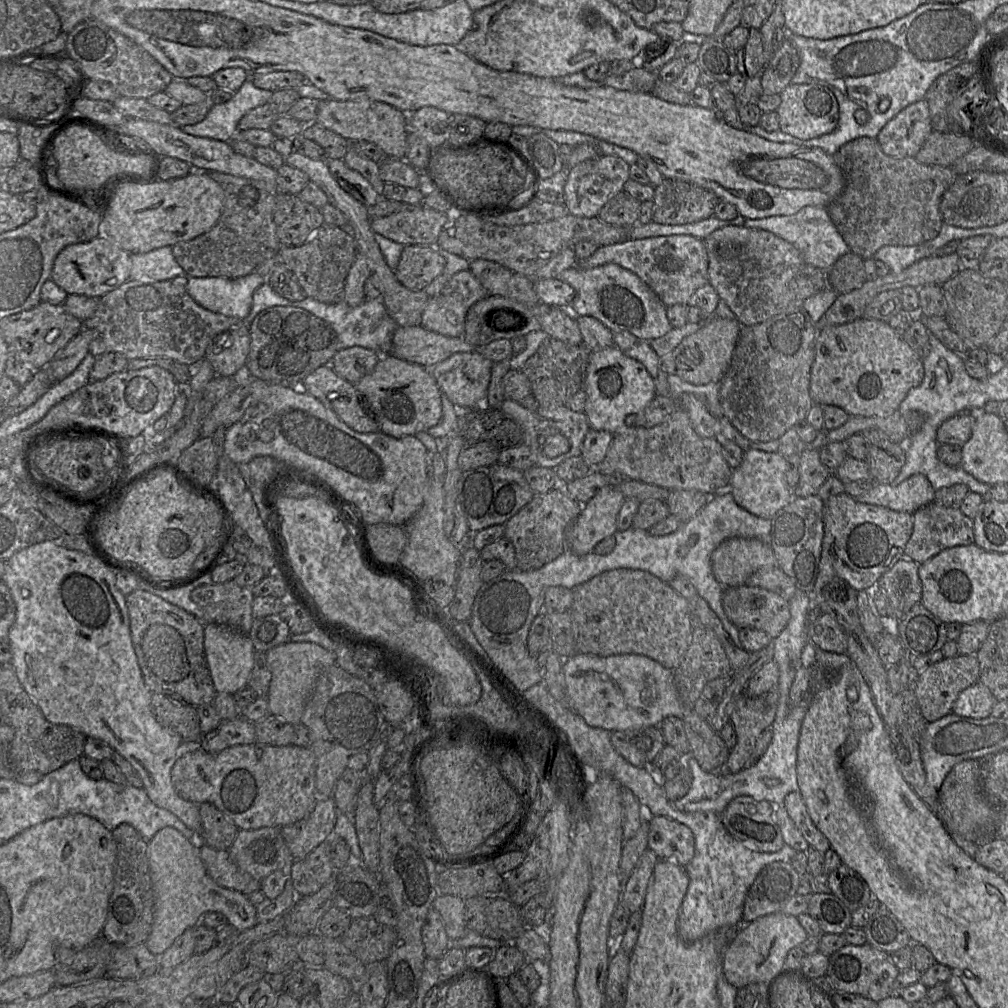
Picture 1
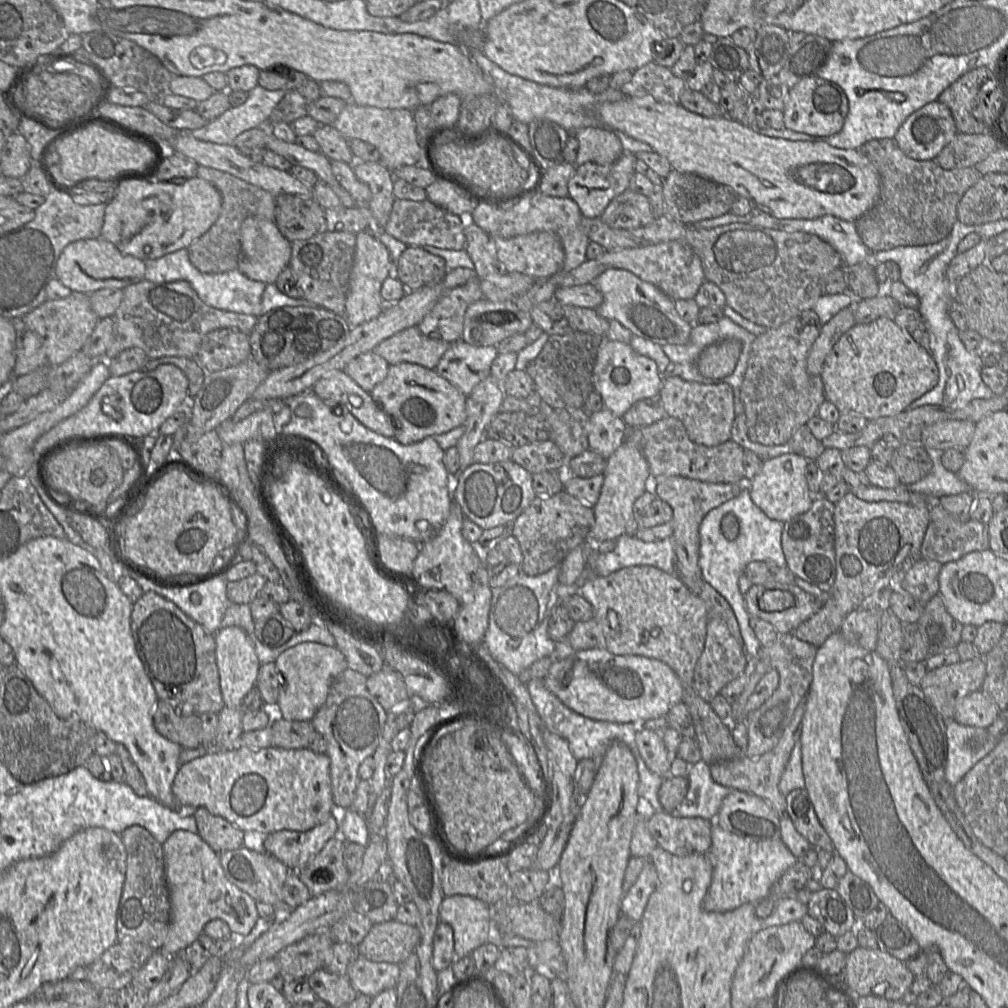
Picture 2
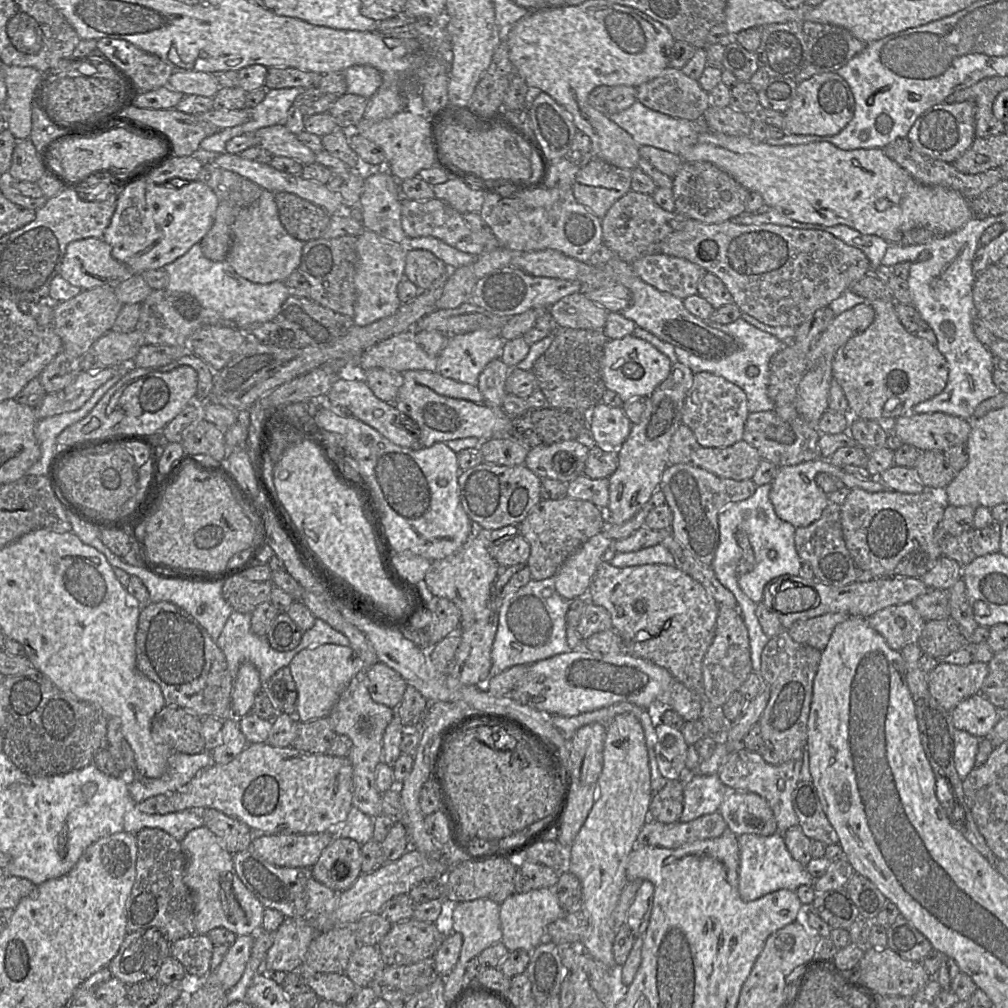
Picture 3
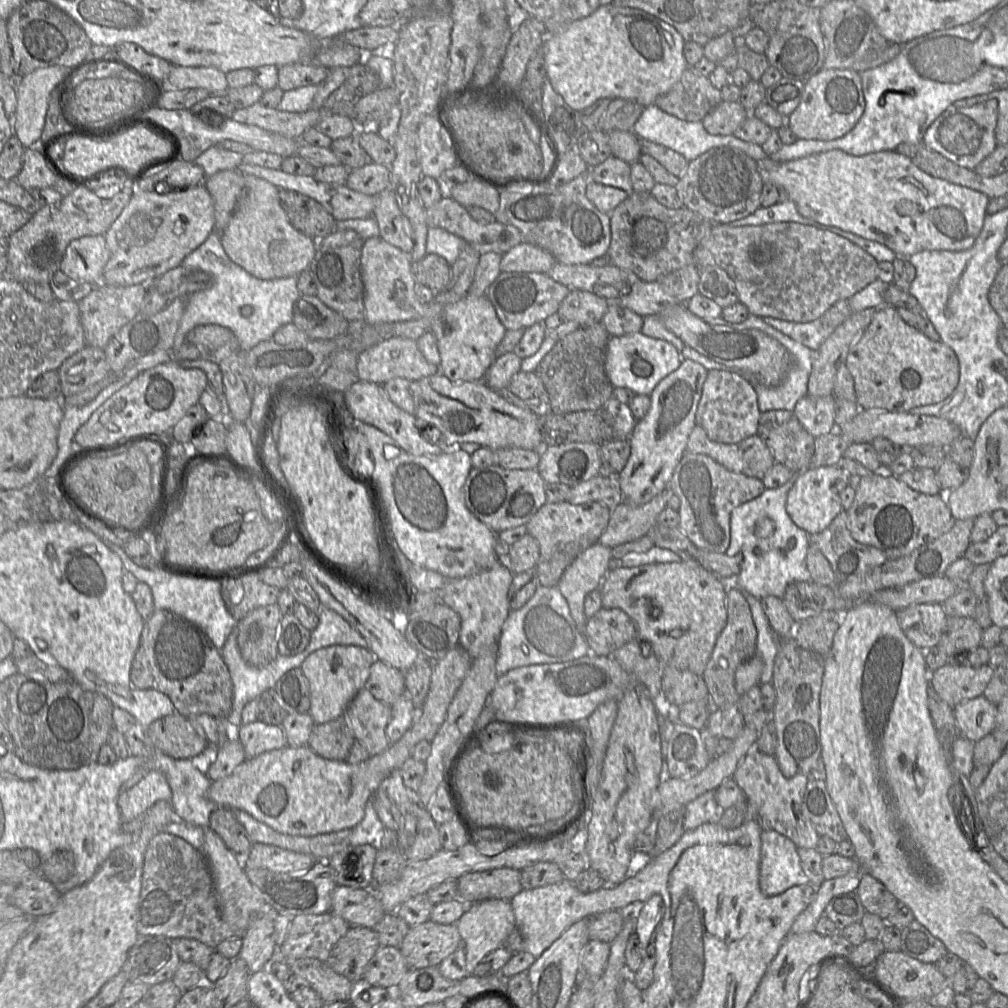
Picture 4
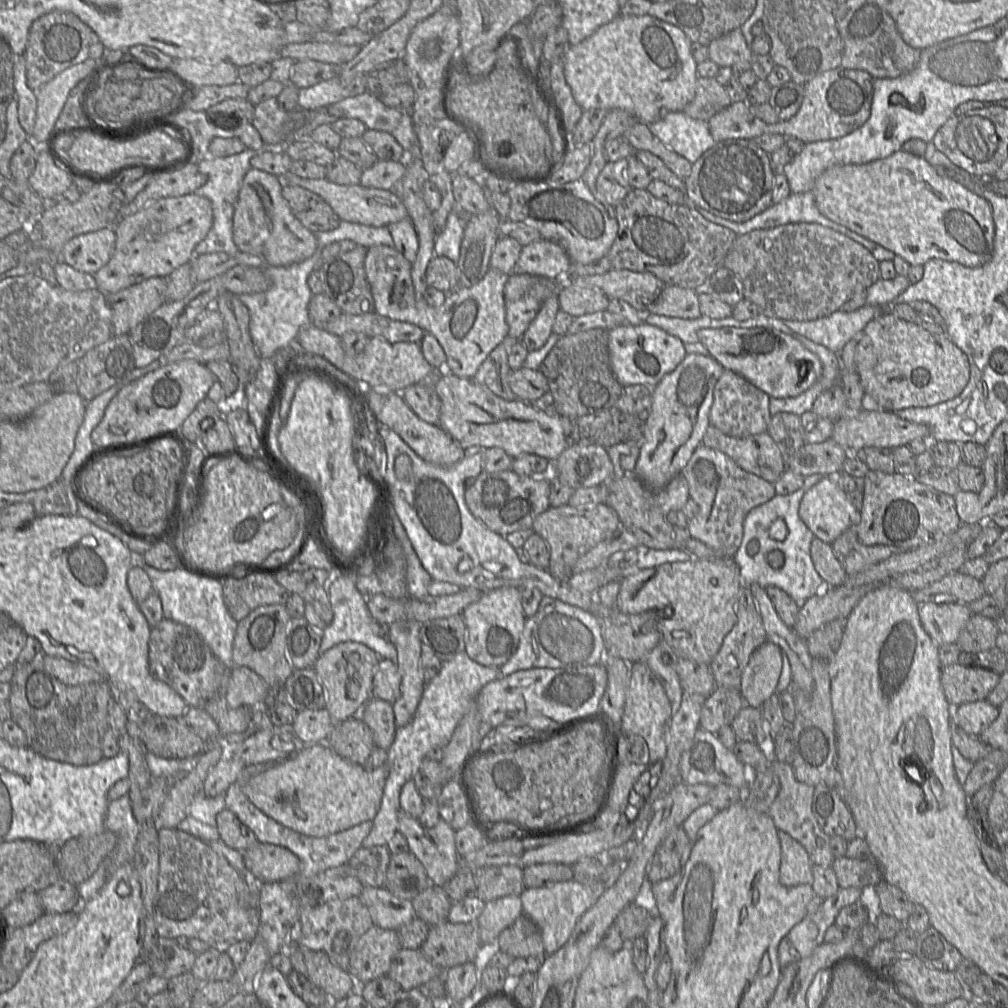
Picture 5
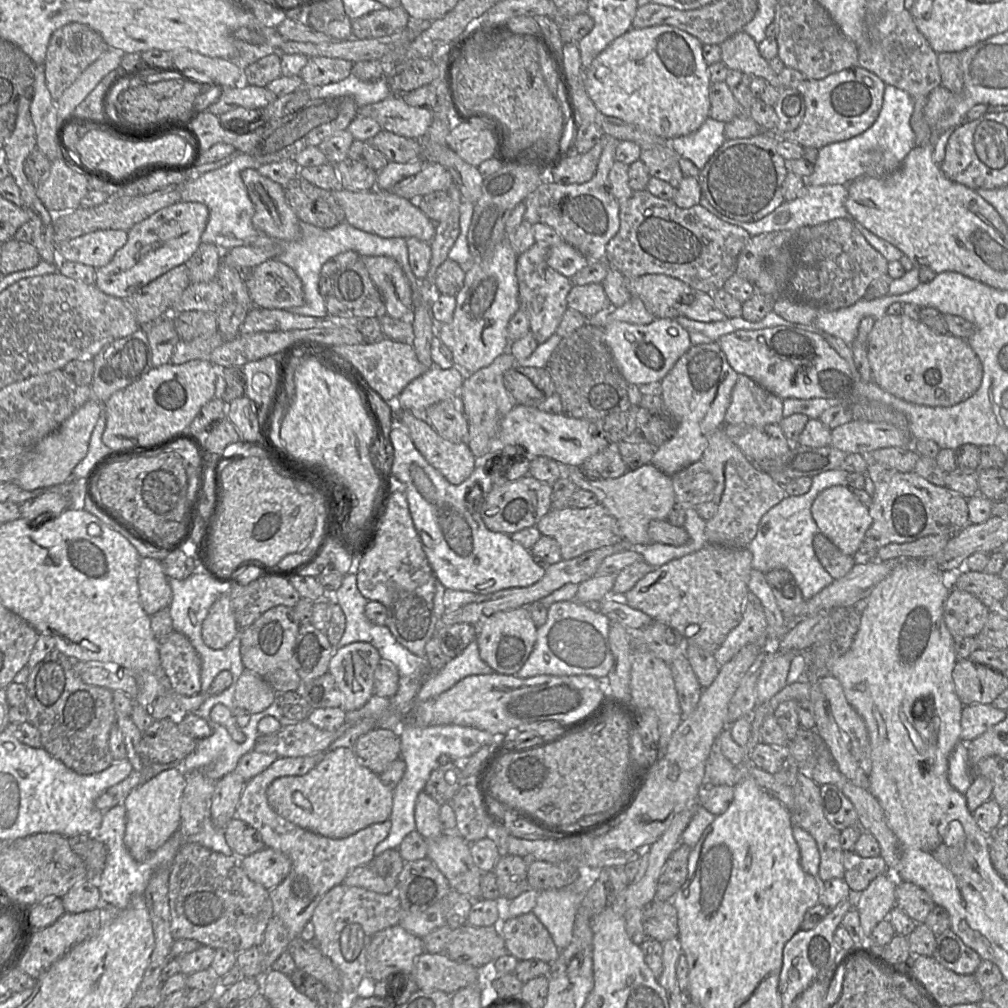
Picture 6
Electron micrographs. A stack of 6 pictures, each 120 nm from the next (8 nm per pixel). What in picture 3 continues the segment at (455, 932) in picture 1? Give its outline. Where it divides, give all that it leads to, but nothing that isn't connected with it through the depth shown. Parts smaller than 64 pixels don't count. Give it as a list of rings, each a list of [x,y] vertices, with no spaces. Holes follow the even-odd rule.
[[[476,899],[454,904],[452,912],[453,931],[461,935],[463,943],[455,967],[446,976],[441,976],[445,984],[444,999],[446,1002],[454,998],[461,985],[467,981],[465,979],[467,963],[471,959],[478,957],[486,948],[501,942],[502,930],[499,910],[500,904],[489,899]]]

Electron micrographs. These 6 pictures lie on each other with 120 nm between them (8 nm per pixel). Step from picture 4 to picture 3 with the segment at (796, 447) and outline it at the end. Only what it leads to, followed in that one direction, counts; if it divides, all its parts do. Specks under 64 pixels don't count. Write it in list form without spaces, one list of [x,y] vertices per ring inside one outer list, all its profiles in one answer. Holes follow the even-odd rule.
[[[773,410],[749,413],[743,432],[743,441],[753,446],[762,460],[769,461],[776,467],[796,465],[820,458],[820,433],[816,427],[801,417],[786,421]]]

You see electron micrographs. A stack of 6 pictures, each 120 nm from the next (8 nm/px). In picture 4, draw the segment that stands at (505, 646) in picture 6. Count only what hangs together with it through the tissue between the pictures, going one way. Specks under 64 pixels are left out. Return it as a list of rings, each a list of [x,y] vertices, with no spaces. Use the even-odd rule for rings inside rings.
[[[497,562],[493,567],[473,575],[447,579],[438,590],[438,600],[451,607],[461,618],[459,645],[472,659],[484,654],[490,645],[498,643],[503,625],[511,612],[508,592],[513,573]]]

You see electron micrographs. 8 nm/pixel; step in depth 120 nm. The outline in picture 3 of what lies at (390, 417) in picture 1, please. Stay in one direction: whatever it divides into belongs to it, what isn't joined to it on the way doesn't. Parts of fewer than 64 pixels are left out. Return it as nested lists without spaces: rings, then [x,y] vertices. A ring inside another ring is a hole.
[[[408,370],[402,373],[403,384],[394,401],[395,407],[418,426],[418,446],[475,437],[480,441],[510,438],[512,417],[502,407],[488,405],[476,385],[446,378],[438,372]]]

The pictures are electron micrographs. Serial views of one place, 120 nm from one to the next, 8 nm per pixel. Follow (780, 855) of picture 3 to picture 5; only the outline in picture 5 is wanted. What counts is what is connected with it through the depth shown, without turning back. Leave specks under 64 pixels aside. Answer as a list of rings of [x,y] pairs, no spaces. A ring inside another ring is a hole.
[[[778,832],[781,845],[780,883],[786,887],[812,884],[812,862],[806,849],[788,833]]]

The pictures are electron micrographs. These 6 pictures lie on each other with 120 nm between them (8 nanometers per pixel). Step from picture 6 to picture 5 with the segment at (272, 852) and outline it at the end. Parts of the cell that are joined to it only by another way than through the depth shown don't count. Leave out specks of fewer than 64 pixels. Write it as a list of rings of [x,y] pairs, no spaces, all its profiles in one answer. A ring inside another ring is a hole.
[[[257,842],[243,856],[246,869],[260,884],[296,877],[301,868],[299,858],[292,851],[270,843]]]

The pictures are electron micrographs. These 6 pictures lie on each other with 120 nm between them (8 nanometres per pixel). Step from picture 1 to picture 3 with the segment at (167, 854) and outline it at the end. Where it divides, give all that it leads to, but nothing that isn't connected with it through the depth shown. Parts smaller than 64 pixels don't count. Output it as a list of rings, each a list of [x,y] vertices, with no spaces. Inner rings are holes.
[[[203,825],[188,832],[180,844],[186,857],[183,880],[194,901],[195,934],[208,935],[210,930],[224,927],[239,936],[262,927],[265,907],[239,879],[233,854],[223,847],[217,836]]]

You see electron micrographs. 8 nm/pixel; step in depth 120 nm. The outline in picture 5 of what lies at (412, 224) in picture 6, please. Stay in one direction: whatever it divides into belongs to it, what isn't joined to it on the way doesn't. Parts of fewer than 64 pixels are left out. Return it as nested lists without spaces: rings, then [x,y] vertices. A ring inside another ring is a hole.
[[[290,172],[278,178],[283,186],[296,185],[319,195],[330,205],[341,221],[373,227],[387,227],[392,223],[409,218],[406,207],[393,190],[367,188],[361,185],[338,185],[327,179],[305,179]]]

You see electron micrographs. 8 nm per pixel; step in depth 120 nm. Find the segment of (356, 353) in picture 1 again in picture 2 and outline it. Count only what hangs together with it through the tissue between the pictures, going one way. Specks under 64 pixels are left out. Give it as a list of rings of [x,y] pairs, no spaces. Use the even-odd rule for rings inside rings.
[[[373,350],[351,360],[344,372],[363,390],[370,393],[378,383],[385,379],[388,369],[388,362]]]

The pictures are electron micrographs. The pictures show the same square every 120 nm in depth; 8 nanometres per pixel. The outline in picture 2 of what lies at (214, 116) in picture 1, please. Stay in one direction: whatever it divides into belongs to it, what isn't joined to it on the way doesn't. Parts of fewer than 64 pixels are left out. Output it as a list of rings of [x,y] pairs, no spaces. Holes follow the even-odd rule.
[[[257,85],[249,92],[248,99],[240,106],[230,107],[222,115],[202,128],[192,130],[198,140],[222,145],[233,145],[242,132],[256,127],[267,127],[269,117],[286,91],[269,91]]]

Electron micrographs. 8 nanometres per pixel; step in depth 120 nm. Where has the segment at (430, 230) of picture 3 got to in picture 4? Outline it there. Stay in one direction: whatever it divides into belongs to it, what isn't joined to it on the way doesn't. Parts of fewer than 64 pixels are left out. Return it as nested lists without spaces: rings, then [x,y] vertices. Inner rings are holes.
[[[451,197],[442,199],[430,208],[426,209],[427,224],[430,227],[442,228],[462,239],[474,247],[480,254],[495,252],[503,255],[513,247],[522,243],[519,230],[512,226],[494,221],[482,224],[474,220],[468,213],[467,208],[453,200]]]

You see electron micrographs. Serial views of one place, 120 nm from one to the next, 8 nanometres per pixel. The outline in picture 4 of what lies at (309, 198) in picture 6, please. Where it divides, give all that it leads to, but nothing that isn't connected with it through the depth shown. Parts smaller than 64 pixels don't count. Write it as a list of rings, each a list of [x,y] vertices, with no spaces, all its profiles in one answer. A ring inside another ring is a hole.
[[[279,189],[278,196],[289,223],[315,242],[336,230],[338,221],[316,200],[287,189]]]

